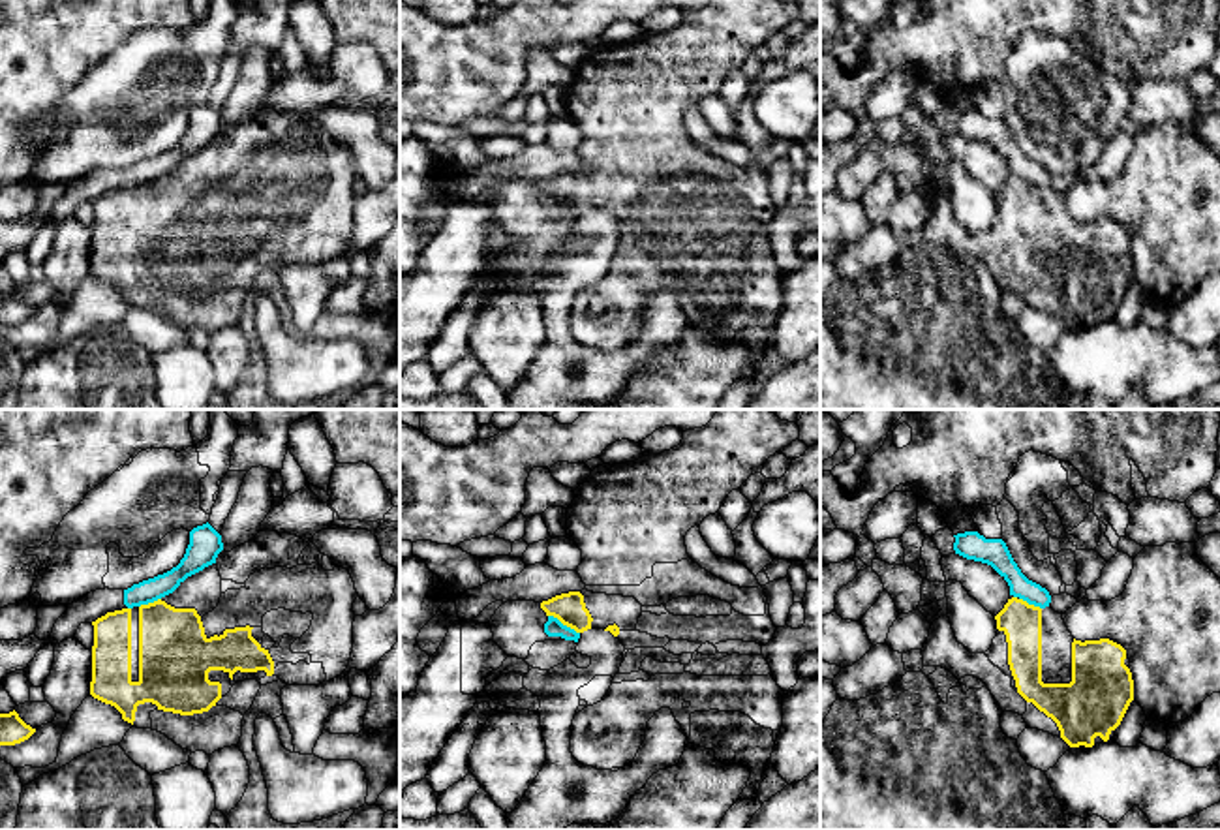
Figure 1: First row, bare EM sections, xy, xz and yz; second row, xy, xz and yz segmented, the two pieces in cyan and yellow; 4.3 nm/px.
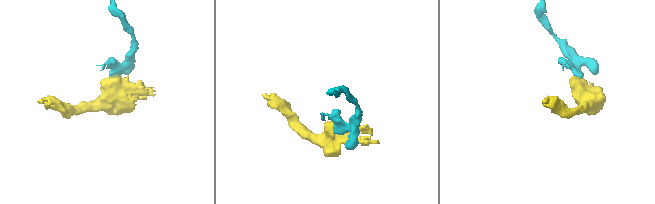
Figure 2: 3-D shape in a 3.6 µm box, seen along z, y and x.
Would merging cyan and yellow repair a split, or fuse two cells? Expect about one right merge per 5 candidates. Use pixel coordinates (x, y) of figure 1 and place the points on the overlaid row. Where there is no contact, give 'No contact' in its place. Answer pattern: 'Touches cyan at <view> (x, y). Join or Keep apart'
Touches cyan at xz (562, 624). Keep apart

